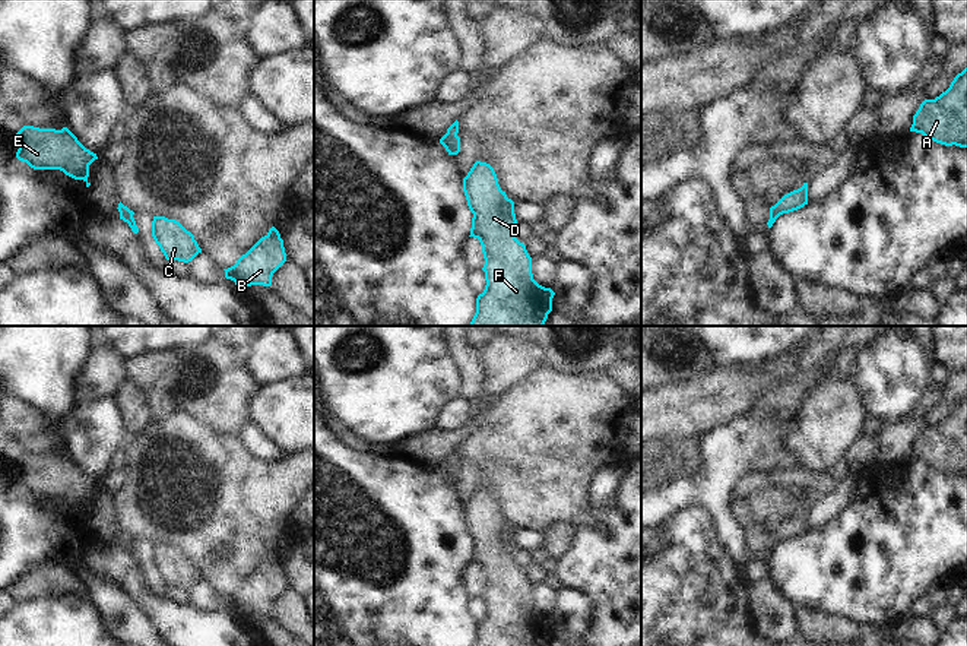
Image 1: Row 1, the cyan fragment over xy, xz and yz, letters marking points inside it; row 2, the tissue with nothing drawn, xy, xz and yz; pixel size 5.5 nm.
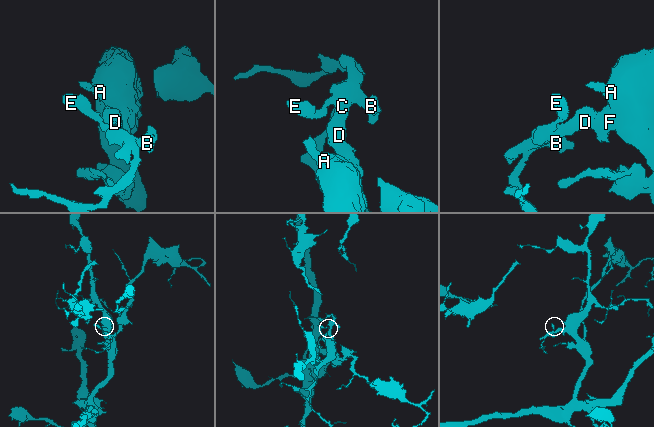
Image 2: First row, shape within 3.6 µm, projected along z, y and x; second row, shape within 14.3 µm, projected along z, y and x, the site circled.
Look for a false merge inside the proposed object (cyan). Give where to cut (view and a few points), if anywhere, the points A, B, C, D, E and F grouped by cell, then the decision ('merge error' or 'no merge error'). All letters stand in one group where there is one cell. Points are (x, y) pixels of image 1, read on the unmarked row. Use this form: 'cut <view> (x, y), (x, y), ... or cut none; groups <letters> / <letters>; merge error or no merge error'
cut none; groups A B C D E F; no merge error

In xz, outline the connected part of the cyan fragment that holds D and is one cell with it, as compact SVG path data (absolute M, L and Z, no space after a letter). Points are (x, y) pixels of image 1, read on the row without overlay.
M476 488L463 506L473 541L470 563L482 573L485 617L473 646L548 646L555 620L533 607L532 585L514 564L514 529L498 512L494 495Z

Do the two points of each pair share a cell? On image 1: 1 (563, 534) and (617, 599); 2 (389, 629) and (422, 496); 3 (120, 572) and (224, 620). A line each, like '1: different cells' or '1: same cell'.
1: different cells
2: same cell
3: same cell

